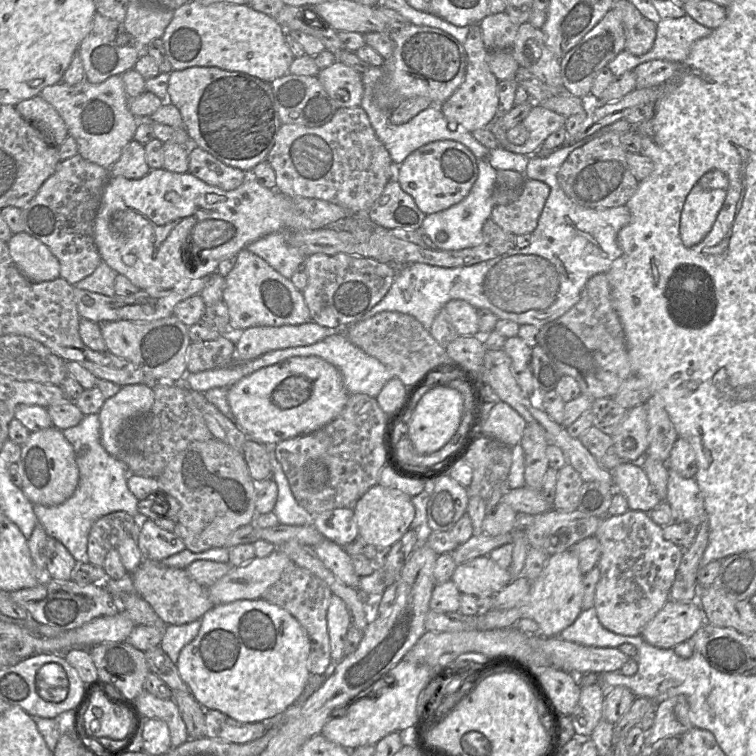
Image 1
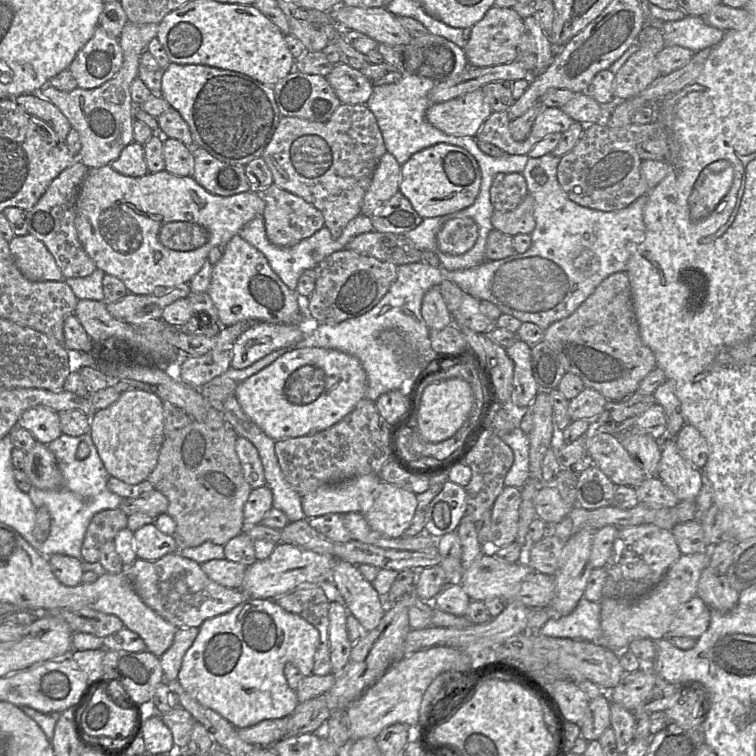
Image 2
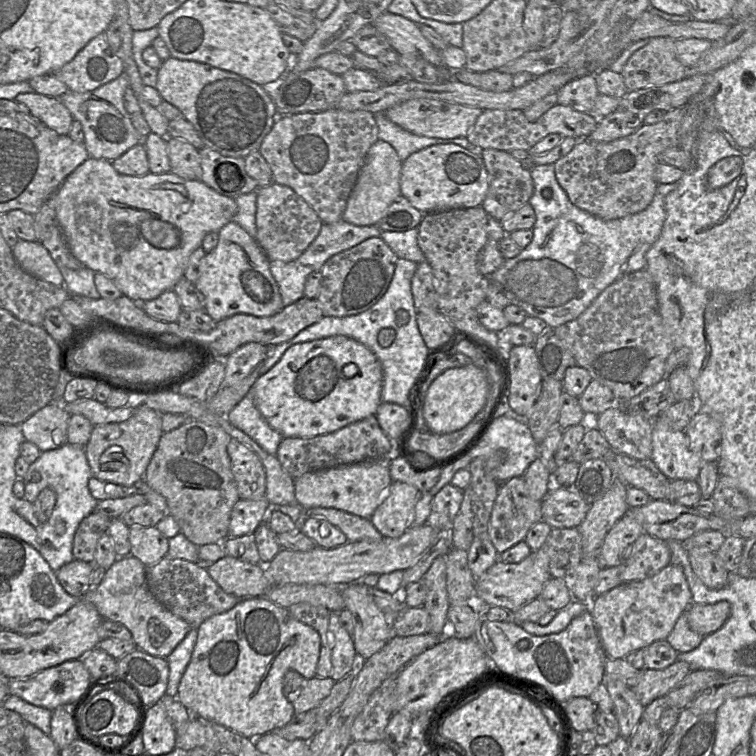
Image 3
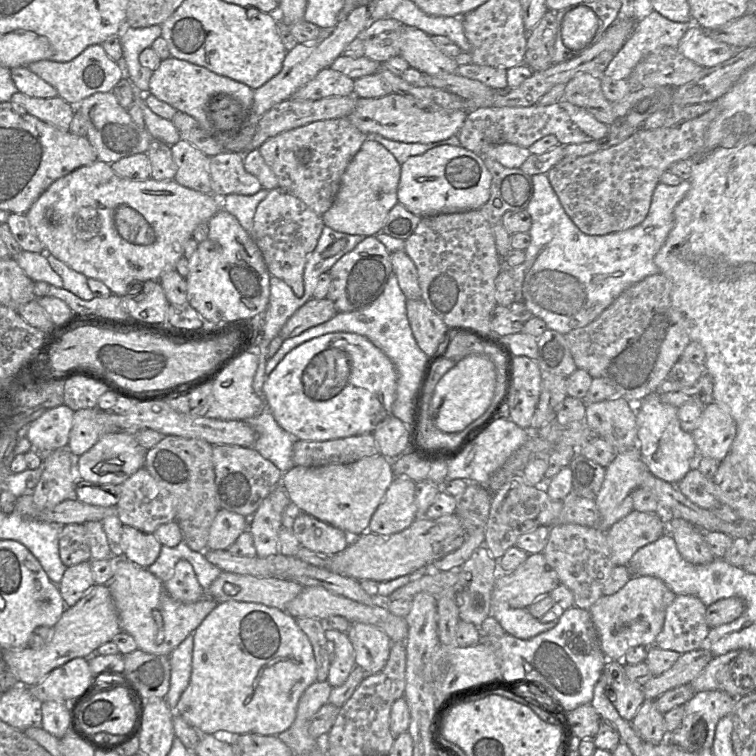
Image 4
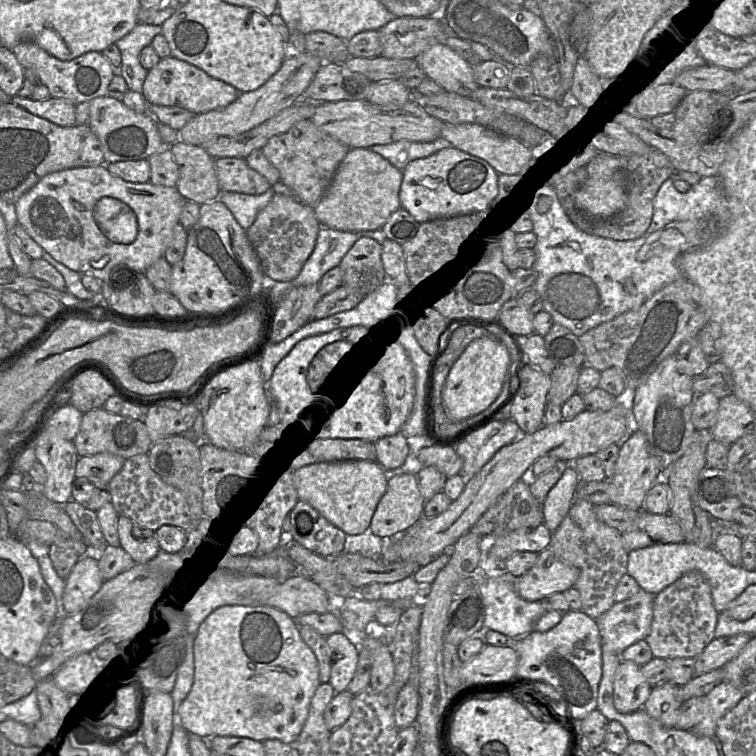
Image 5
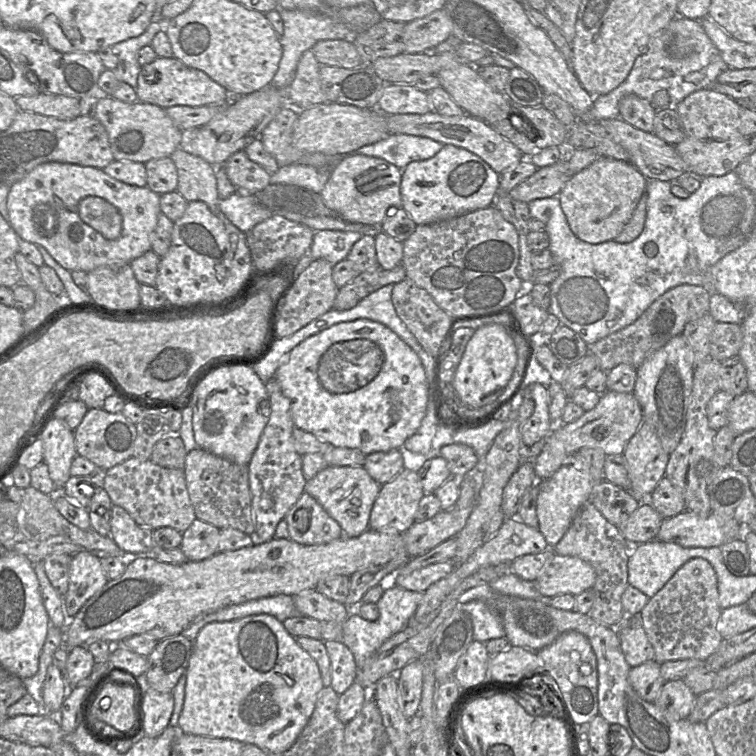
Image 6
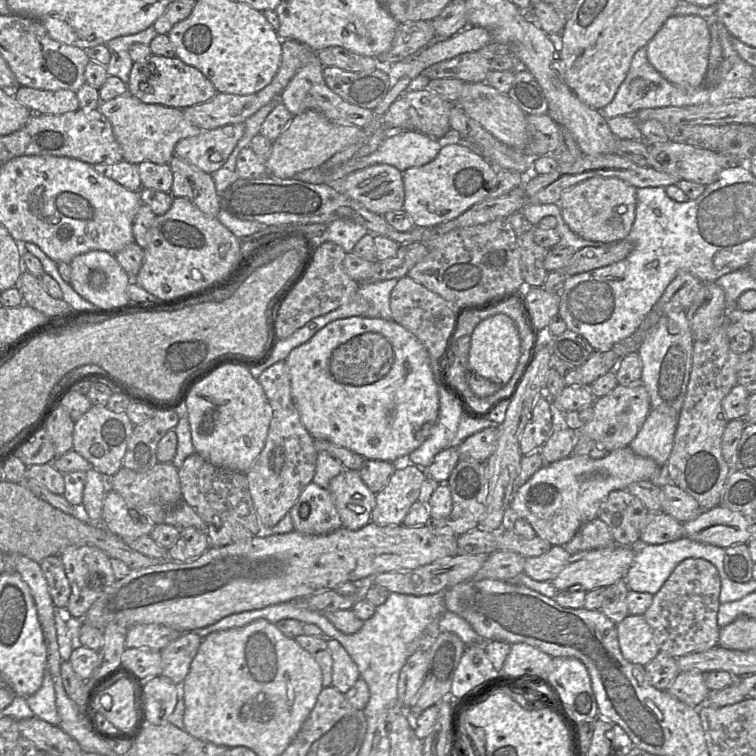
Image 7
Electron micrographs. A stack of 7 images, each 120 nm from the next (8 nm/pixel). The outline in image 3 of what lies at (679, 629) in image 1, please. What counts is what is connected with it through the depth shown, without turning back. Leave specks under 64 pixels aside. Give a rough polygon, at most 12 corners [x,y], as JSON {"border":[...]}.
{"border":[[692,603],[689,626],[702,636],[720,629],[731,604]]}

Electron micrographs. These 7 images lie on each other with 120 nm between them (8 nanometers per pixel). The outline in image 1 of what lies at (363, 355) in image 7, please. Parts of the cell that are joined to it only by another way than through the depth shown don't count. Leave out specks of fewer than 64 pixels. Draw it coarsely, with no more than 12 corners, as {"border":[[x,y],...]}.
{"border":[[317,356],[263,367],[228,389],[259,443],[315,432],[344,408]]}

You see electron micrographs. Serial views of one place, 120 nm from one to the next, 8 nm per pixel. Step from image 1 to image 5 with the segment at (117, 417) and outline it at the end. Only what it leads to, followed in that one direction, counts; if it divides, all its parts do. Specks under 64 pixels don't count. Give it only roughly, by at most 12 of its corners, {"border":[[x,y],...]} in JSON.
{"border":[[110,453],[78,458],[75,476],[108,483],[125,460]]}

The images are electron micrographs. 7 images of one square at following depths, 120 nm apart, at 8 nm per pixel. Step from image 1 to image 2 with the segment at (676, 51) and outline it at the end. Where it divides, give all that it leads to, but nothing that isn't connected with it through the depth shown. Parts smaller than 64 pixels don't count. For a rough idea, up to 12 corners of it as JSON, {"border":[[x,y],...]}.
{"border":[[686,15],[660,28],[666,46],[694,54],[717,45],[725,31]]}

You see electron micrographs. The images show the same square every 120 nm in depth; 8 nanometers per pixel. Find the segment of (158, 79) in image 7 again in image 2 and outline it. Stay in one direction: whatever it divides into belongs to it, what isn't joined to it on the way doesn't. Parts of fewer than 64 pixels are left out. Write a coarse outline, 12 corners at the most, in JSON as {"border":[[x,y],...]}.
{"border":[[170,62],[160,96],[191,148],[243,166],[282,117],[273,86]]}

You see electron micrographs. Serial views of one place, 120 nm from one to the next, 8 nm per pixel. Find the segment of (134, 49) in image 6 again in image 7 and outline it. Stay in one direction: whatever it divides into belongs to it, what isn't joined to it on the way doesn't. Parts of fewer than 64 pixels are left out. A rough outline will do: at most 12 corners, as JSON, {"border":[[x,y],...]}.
{"border":[[153,26],[117,37],[106,46],[109,76],[130,80],[134,62],[130,48],[150,45],[158,35]]}

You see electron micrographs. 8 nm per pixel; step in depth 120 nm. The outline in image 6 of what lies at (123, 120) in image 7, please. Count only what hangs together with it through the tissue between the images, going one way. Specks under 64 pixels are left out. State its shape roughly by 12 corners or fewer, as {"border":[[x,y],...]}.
{"border":[[100,95],[117,161],[171,157],[183,131],[166,110]]}

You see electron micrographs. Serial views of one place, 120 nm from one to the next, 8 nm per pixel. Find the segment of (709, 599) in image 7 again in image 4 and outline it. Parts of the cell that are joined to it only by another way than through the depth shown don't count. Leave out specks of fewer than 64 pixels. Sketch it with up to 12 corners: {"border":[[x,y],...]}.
{"border":[[677,595],[655,645],[699,649],[711,629],[696,596]]}

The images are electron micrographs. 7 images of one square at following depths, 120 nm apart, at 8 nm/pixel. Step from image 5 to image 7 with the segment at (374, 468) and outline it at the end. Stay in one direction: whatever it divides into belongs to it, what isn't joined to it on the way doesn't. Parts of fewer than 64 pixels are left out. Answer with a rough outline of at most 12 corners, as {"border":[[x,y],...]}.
{"border":[[344,469],[327,488],[342,527],[371,521],[376,494],[359,470]]}

